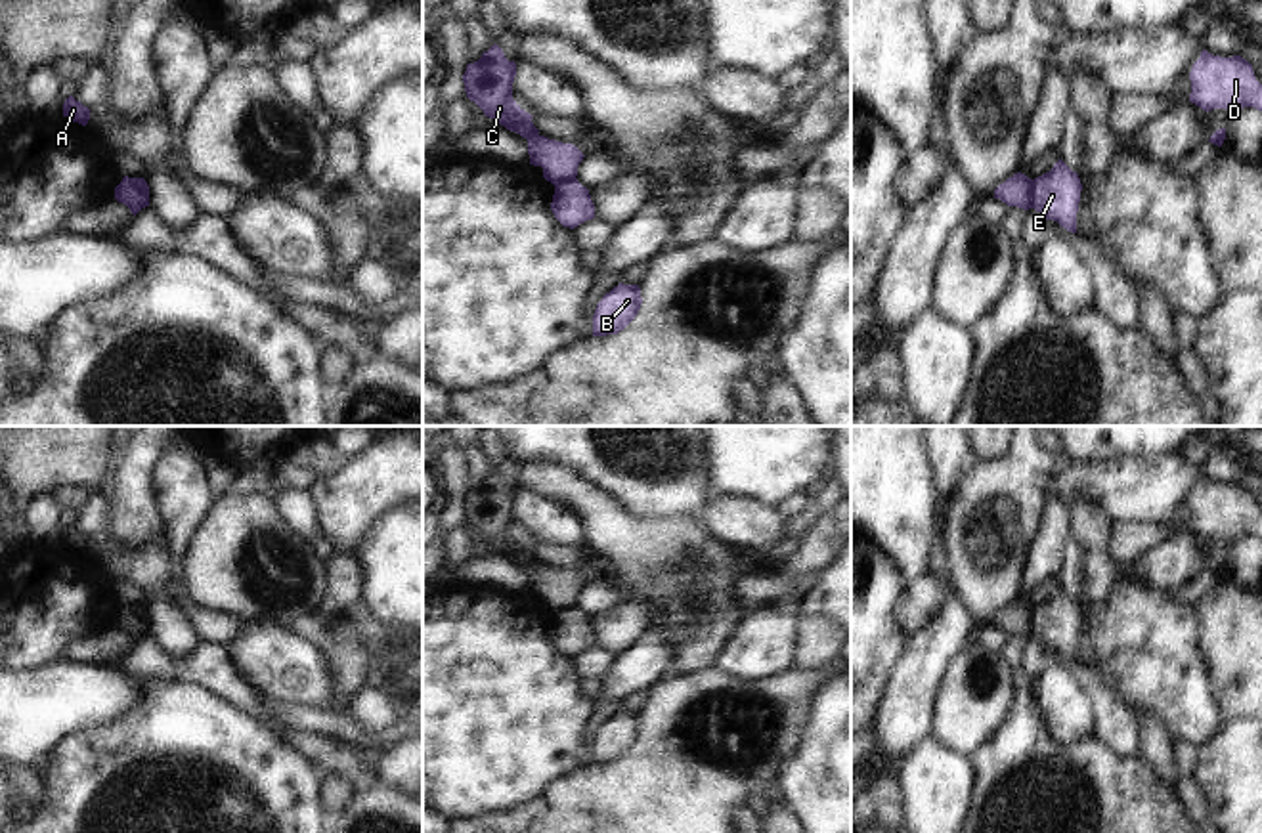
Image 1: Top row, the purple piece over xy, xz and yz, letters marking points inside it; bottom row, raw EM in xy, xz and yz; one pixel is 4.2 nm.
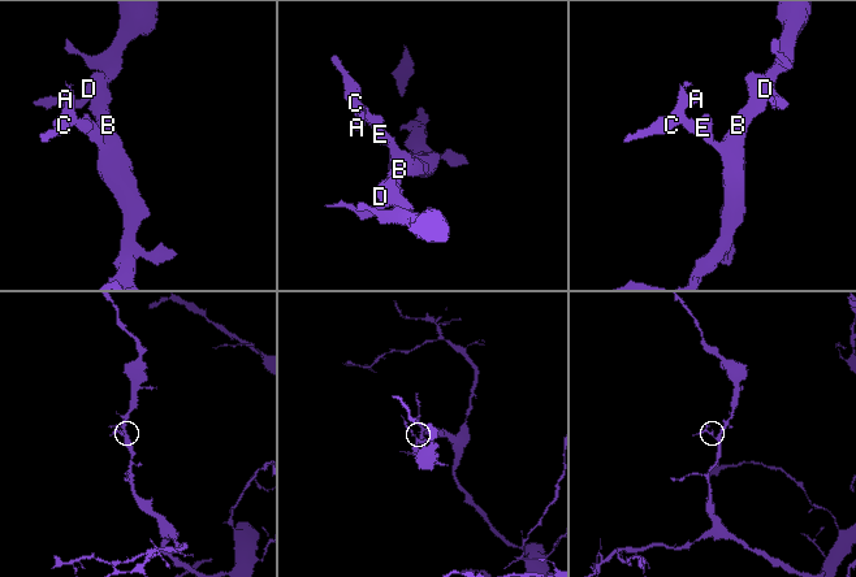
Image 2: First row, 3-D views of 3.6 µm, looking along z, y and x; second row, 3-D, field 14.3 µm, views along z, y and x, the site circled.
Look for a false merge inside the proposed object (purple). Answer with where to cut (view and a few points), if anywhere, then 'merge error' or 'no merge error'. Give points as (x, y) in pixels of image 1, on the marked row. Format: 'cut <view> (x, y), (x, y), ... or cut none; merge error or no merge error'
cut yz (1029, 180), (1033, 207); merge error

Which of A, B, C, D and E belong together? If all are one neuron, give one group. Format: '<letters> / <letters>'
A C / B D E

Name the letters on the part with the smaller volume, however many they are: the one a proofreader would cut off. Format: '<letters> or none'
A, C

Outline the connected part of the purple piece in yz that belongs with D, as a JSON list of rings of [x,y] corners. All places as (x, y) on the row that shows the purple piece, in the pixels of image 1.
[[[1207,50],[1193,63],[1189,101],[1203,111],[1254,107],[1262,111],[1262,84],[1241,55],[1220,57]]]

